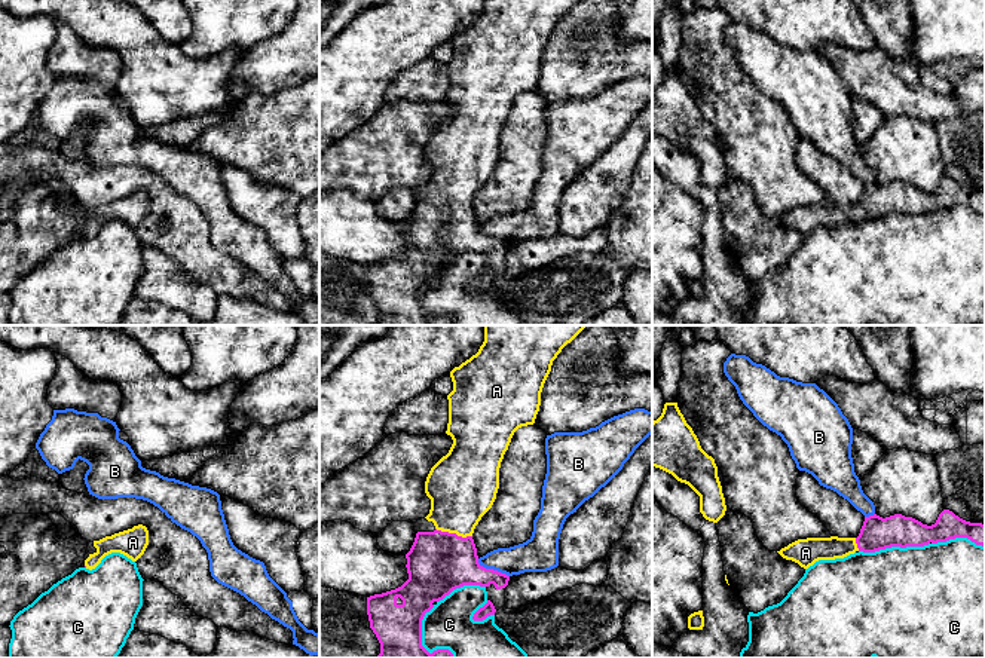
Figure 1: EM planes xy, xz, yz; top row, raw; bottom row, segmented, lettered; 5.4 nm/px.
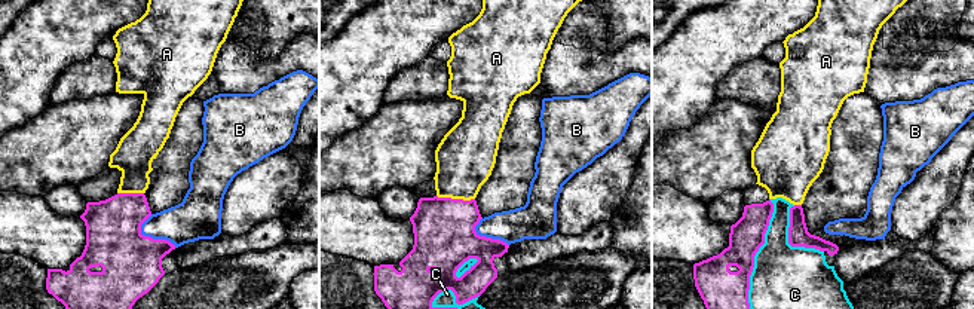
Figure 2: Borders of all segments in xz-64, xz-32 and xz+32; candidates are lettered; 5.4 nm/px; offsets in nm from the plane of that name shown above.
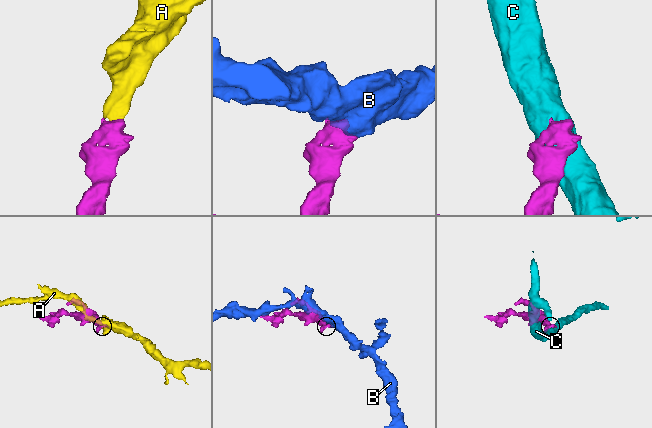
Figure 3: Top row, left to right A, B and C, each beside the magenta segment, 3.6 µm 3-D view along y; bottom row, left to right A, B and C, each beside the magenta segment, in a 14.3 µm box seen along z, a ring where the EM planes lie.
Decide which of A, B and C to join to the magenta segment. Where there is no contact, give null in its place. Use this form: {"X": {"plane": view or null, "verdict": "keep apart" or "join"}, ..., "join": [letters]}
{"A": {"plane": "xz", "verdict": "join"}, "B": {"plane": "xz", "verdict": "keep apart"}, "C": {"plane": "yz", "verdict": "keep apart"}, "join": ["A"]}

